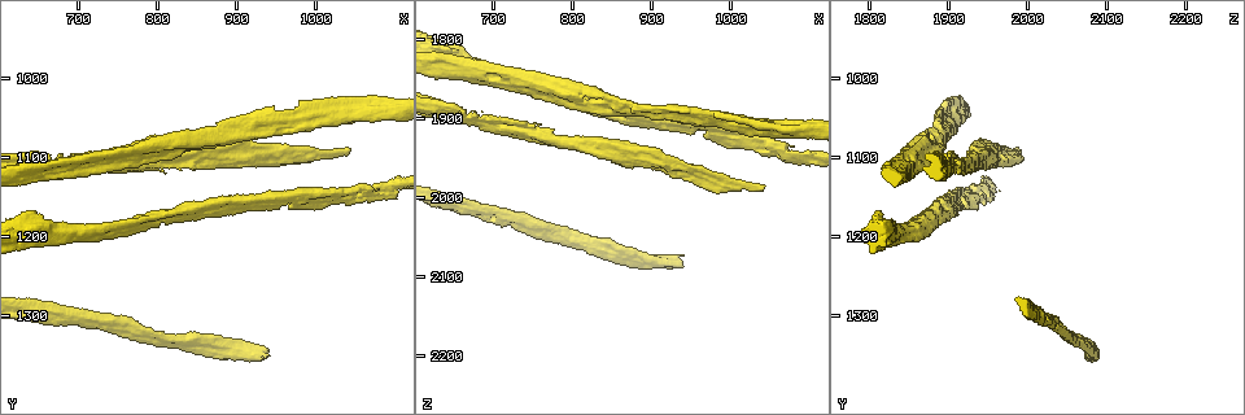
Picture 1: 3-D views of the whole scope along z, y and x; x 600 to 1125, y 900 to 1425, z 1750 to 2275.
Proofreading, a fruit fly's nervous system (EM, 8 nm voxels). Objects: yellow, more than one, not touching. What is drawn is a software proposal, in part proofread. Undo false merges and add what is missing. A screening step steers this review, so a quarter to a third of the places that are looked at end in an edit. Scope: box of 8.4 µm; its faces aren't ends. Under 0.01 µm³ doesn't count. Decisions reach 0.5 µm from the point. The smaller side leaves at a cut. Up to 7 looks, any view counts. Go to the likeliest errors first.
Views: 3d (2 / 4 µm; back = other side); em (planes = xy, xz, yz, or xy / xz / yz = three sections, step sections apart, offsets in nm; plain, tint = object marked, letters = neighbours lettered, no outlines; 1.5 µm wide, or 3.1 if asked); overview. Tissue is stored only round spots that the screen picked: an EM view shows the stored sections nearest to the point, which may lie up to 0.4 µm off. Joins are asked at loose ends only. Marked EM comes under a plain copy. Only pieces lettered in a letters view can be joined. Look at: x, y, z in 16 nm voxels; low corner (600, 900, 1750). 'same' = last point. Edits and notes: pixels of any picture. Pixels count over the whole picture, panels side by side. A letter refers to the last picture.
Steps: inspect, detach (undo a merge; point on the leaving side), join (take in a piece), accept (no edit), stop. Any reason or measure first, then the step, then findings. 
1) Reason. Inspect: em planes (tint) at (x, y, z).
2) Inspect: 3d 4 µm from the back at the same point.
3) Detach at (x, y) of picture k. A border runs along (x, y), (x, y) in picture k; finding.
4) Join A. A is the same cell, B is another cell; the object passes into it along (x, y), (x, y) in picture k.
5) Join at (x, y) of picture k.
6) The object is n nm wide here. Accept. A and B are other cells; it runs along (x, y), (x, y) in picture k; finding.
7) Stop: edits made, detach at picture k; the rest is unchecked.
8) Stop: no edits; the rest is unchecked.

Free end. Inspect: 3d 2 µm at (935, 1355, 2085).

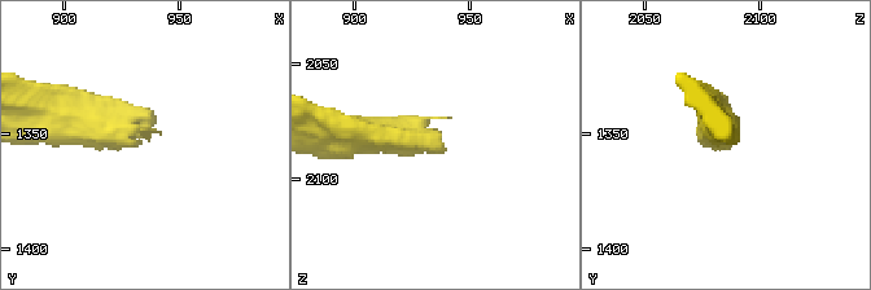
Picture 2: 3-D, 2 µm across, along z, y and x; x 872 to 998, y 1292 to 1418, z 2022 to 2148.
Inspect: em planes (letters) at (937, 1352, 2084).

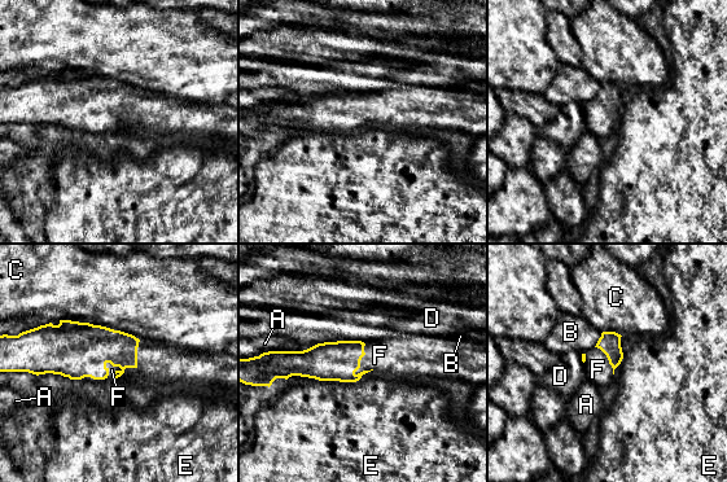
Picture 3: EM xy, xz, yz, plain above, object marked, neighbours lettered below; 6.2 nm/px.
Join F. F is the same cell, A, B, C, D and E are other cells; the object passes into it along (78, 350), (114, 366), (112, 369) in picture 3; the cell continues.

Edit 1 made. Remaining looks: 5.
A fork. Inspect: 3d 4 µm at (1010, 1140, 1920).

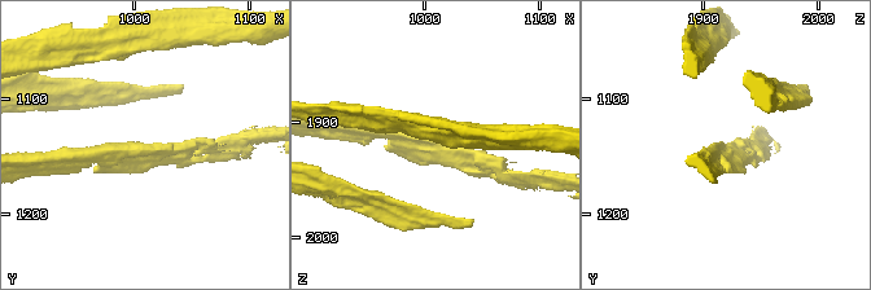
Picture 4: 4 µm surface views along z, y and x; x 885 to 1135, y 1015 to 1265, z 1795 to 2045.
Inspect: em planes (tint) at (1006, 1144, 1914).

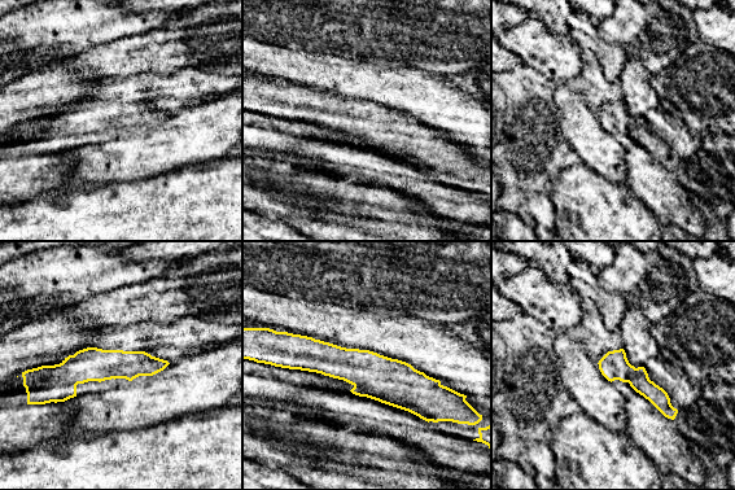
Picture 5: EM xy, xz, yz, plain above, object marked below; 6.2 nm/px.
Inspect: em planes (letters) at the same point.

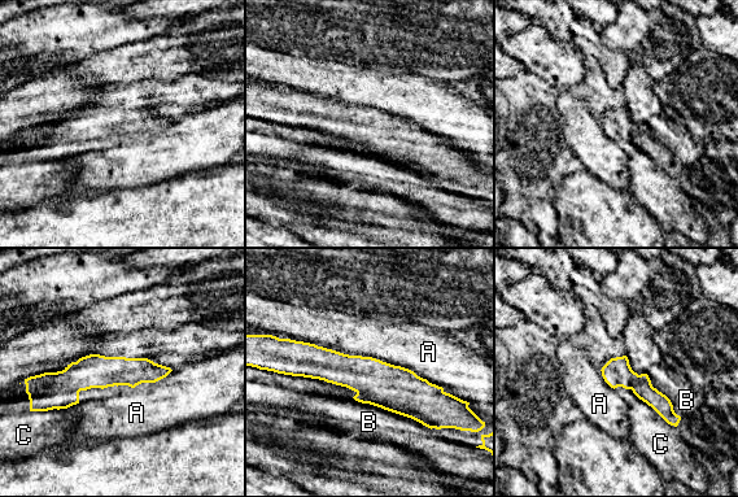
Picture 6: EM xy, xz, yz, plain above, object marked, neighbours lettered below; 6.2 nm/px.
Accept. A, B and C are other cells; one cell here.

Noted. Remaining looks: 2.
Branch point. Inspect: em planes (letters) at (800, 1085, 1860).

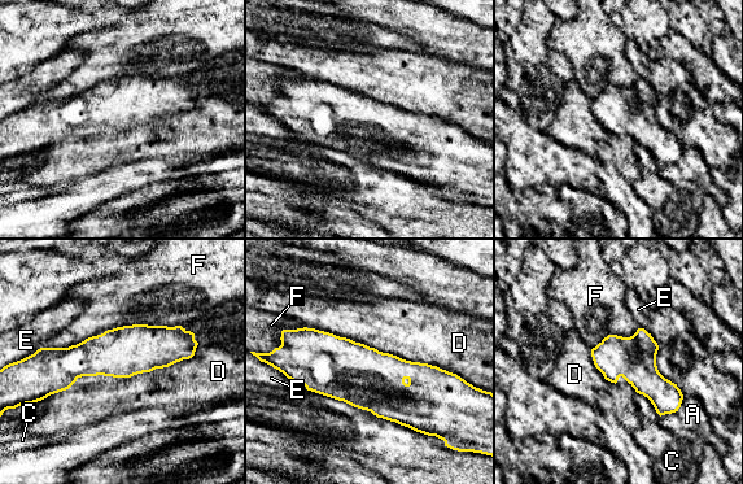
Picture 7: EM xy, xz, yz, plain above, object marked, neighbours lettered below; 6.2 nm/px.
The object is 320 nm wide here; the longest contact is with D, 1000 nm. Accept. A, C, D, E and F are other cells; one cell here.

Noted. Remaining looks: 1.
Stop: edits made, join at picture 3; the rest is unchecked.

